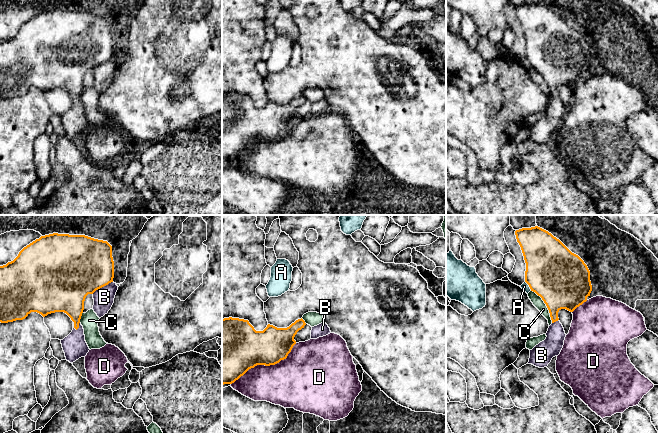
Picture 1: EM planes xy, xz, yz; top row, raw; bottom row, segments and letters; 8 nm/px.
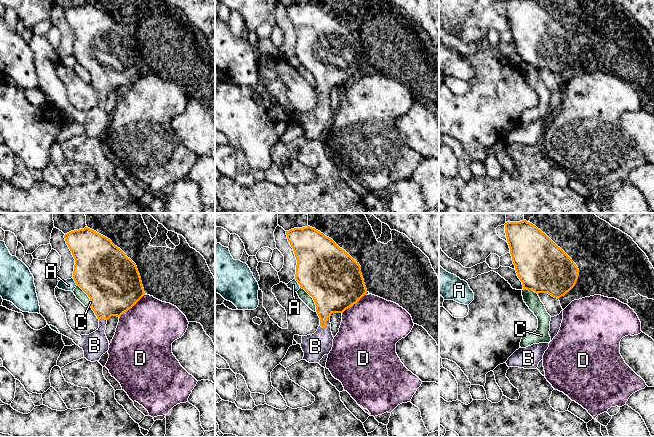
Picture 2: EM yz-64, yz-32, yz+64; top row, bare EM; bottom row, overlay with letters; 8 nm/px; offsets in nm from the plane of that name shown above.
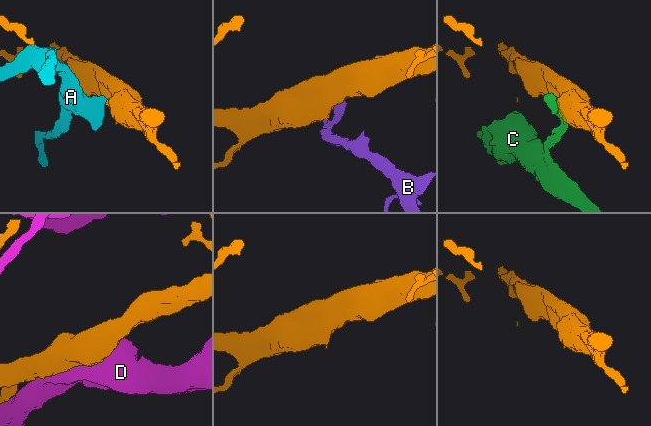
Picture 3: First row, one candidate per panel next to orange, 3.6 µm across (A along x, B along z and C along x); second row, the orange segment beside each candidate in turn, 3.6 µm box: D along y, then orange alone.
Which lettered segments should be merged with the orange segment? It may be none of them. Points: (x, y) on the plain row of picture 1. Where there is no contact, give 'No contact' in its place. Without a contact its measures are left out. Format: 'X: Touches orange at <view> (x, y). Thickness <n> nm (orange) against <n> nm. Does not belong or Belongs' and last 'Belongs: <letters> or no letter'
A: Touches orange at yz (529, 62). Thickness 440 nm (orange) against 60 nm. Does not belong
B: Touches orange at xy (102, 62). Thickness 480 nm (orange) against 160 nm. Belongs
C: Touches orange at yz (546, 81). Thickness 440 nm (orange) against 90 nm. Does not belong
D: Touches orange at xz (265, 141). Thickness 380 nm (orange) against 380 nm. Does not belong
Belongs: B

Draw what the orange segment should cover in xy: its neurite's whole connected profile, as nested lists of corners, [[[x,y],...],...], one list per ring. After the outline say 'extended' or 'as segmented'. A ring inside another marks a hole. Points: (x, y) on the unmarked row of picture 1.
[[[53,9],[41,12],[24,23],[13,37],[0,42],[0,98],[8,99],[23,96],[31,88],[37,88],[43,93],[55,88],[66,89],[73,97],[73,106],[61,116],[61,120],[66,136],[73,139],[79,134],[85,133],[90,126],[85,117],[83,102],[80,99],[85,74],[88,70],[93,71],[94,81],[92,85],[99,94],[103,93],[111,85],[118,66],[113,54],[112,22],[107,17],[85,11]]]; extended

